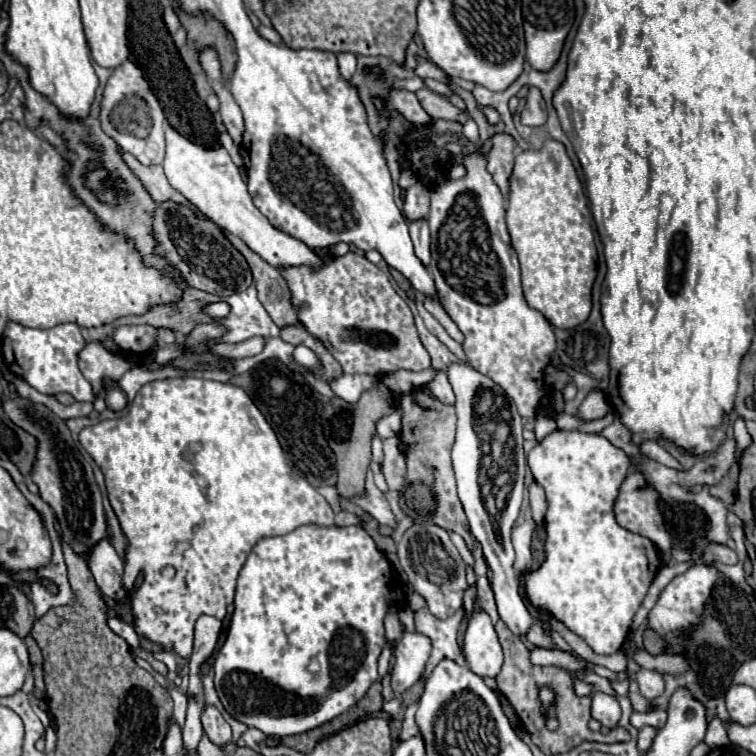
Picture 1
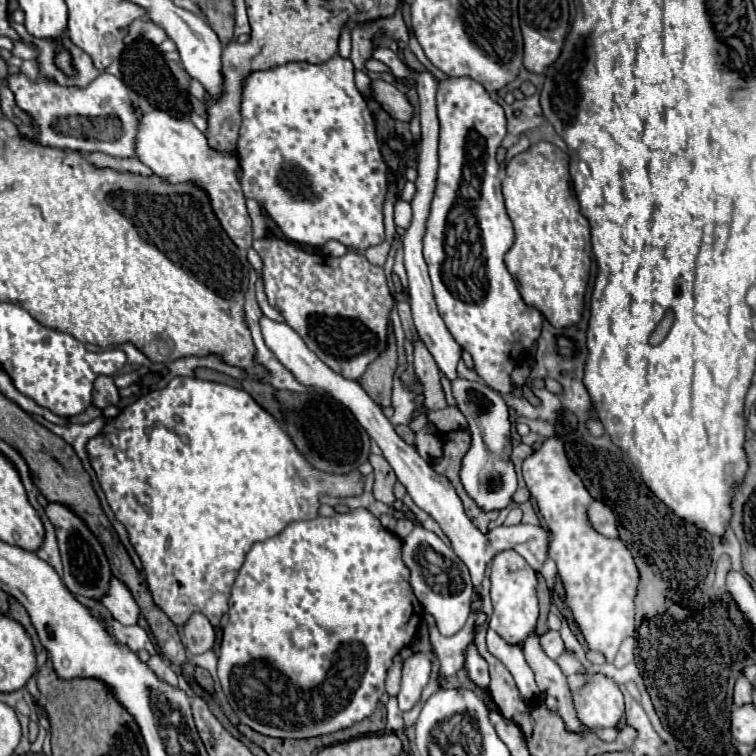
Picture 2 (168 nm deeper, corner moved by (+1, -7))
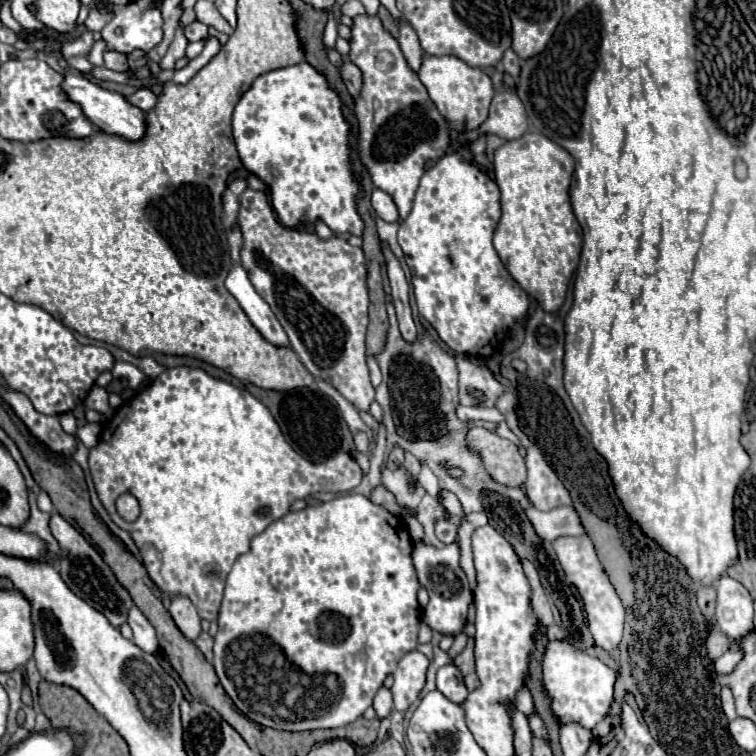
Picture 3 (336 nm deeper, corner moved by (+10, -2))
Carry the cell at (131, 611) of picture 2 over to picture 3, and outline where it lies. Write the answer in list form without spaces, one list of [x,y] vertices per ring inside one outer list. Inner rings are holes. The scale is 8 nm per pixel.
[[[133,607],[129,611],[129,627],[133,629],[133,643],[137,647],[141,647],[147,653],[157,653],[157,649],[159,649],[157,633],[155,633],[153,625],[147,621],[147,617],[137,607]]]

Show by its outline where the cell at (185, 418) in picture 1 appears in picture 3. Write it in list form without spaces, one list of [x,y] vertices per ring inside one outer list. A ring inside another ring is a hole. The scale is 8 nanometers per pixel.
[[[173,367],[173,369],[167,369],[163,371],[145,391],[141,391],[131,403],[119,407],[115,411],[115,415],[107,421],[107,425],[103,427],[103,433],[101,433],[101,439],[99,439],[99,445],[91,449],[91,455],[89,455],[89,469],[91,469],[91,475],[93,475],[93,483],[95,483],[95,489],[99,493],[99,499],[101,503],[105,505],[105,509],[109,511],[111,519],[115,521],[115,525],[119,525],[121,529],[125,529],[137,543],[139,551],[141,551],[141,557],[143,557],[143,565],[149,573],[149,577],[157,583],[157,587],[167,593],[169,597],[175,597],[175,595],[187,595],[193,605],[197,607],[197,613],[201,619],[207,621],[213,621],[217,619],[221,599],[223,599],[223,587],[225,587],[225,579],[227,579],[227,573],[231,571],[235,559],[239,555],[243,555],[245,551],[249,551],[249,543],[255,535],[259,535],[265,527],[269,527],[273,521],[281,519],[291,503],[295,499],[303,499],[311,493],[319,493],[319,491],[329,491],[329,493],[347,493],[351,491],[353,487],[357,487],[361,483],[361,469],[359,465],[355,463],[355,459],[349,455],[349,453],[334,453],[333,457],[325,459],[322,462],[313,462],[310,459],[303,459],[301,455],[297,455],[297,451],[293,451],[293,447],[285,441],[277,421],[273,419],[273,415],[269,413],[269,409],[259,401],[255,399],[251,393],[247,393],[245,389],[239,389],[239,387],[233,387],[231,383],[227,381],[221,381],[221,379],[215,379],[211,375],[207,375],[203,369],[193,369],[193,367]],[[121,493],[131,493],[137,497],[139,505],[141,505],[141,515],[137,521],[133,523],[127,523],[125,519],[121,519],[115,511],[115,499],[121,495]]]

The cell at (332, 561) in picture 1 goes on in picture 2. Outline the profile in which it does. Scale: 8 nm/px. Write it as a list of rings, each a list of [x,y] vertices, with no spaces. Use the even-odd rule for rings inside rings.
[[[352,510],[348,514],[336,514],[332,518],[318,516],[314,520],[292,522],[278,536],[252,546],[232,586],[230,612],[228,612],[230,620],[224,628],[220,654],[218,654],[218,678],[220,678],[222,692],[242,724],[250,726],[258,734],[272,736],[272,738],[312,738],[342,728],[350,728],[354,722],[374,712],[380,696],[384,694],[384,680],[394,654],[398,654],[404,646],[412,644],[412,640],[416,638],[418,622],[422,620],[424,614],[422,604],[416,600],[410,588],[408,582],[410,574],[400,558],[400,546],[402,546],[400,540],[388,530],[384,530],[378,518],[372,516],[368,510]]]

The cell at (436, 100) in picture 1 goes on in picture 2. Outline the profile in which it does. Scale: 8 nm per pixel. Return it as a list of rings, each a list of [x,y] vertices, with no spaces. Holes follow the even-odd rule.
[[[374,80],[372,82],[372,92],[376,100],[382,104],[382,108],[392,114],[394,120],[400,122],[412,122],[414,118],[414,106],[406,98],[404,92],[400,92],[394,84],[388,84],[384,80]]]

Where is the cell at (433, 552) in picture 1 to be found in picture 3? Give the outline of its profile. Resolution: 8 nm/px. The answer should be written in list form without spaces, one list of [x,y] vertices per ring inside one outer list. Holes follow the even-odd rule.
[[[415,543],[413,545],[413,563],[417,569],[417,575],[421,579],[421,585],[427,587],[429,591],[429,603],[423,611],[423,621],[433,629],[443,635],[459,635],[463,633],[467,625],[467,611],[469,603],[473,601],[469,583],[465,573],[459,567],[459,545],[451,543],[441,549],[431,547],[427,543]]]

